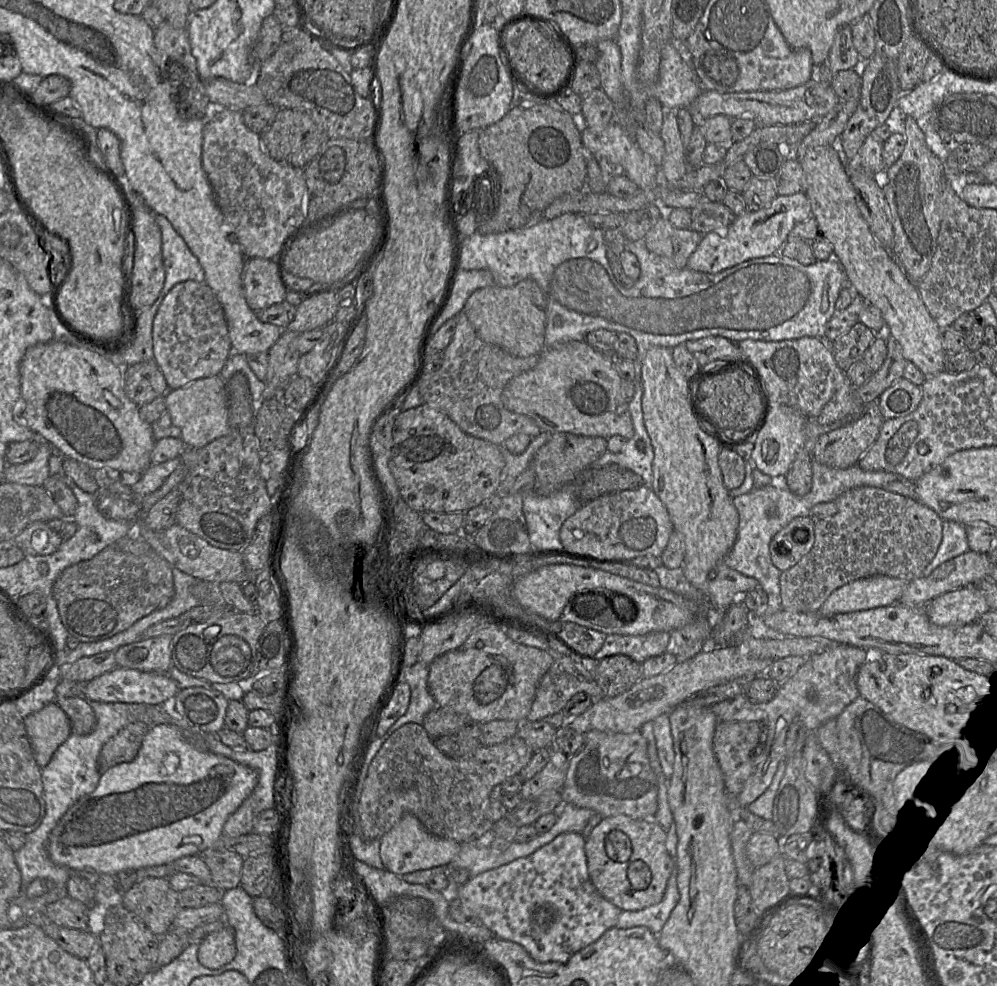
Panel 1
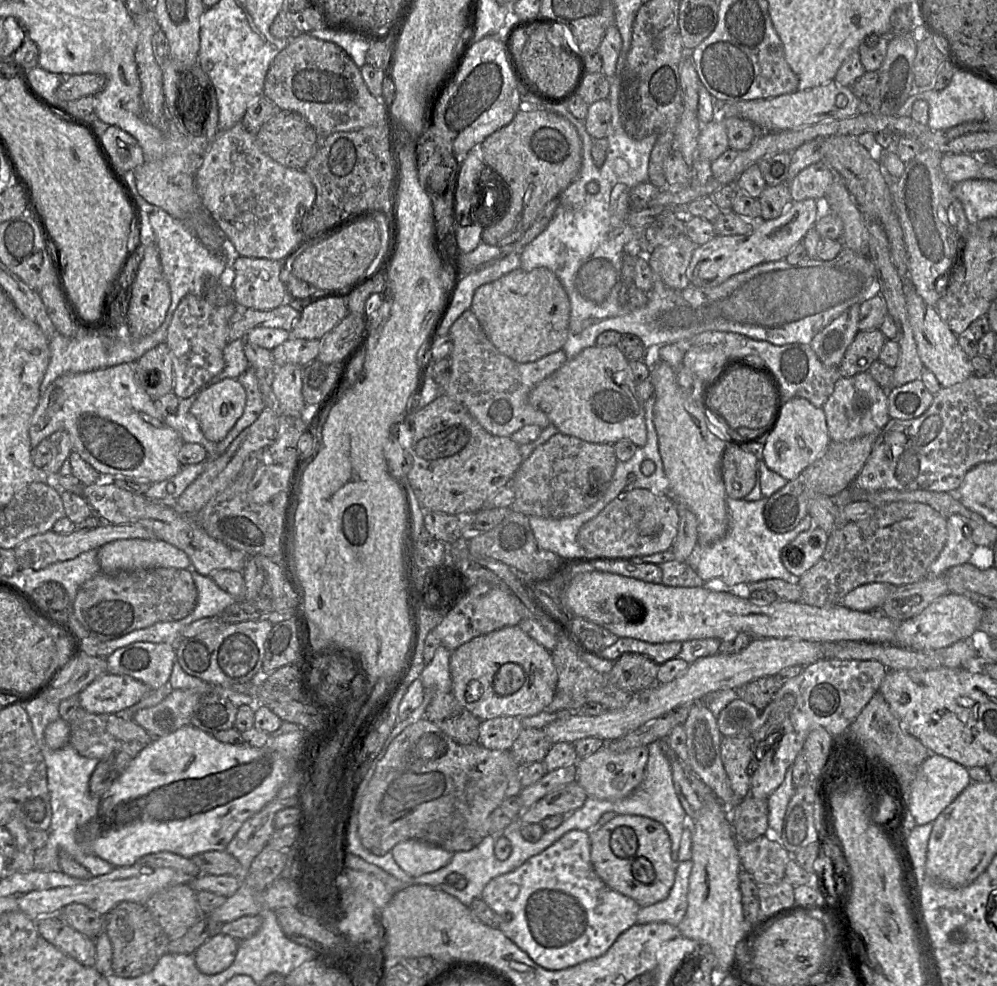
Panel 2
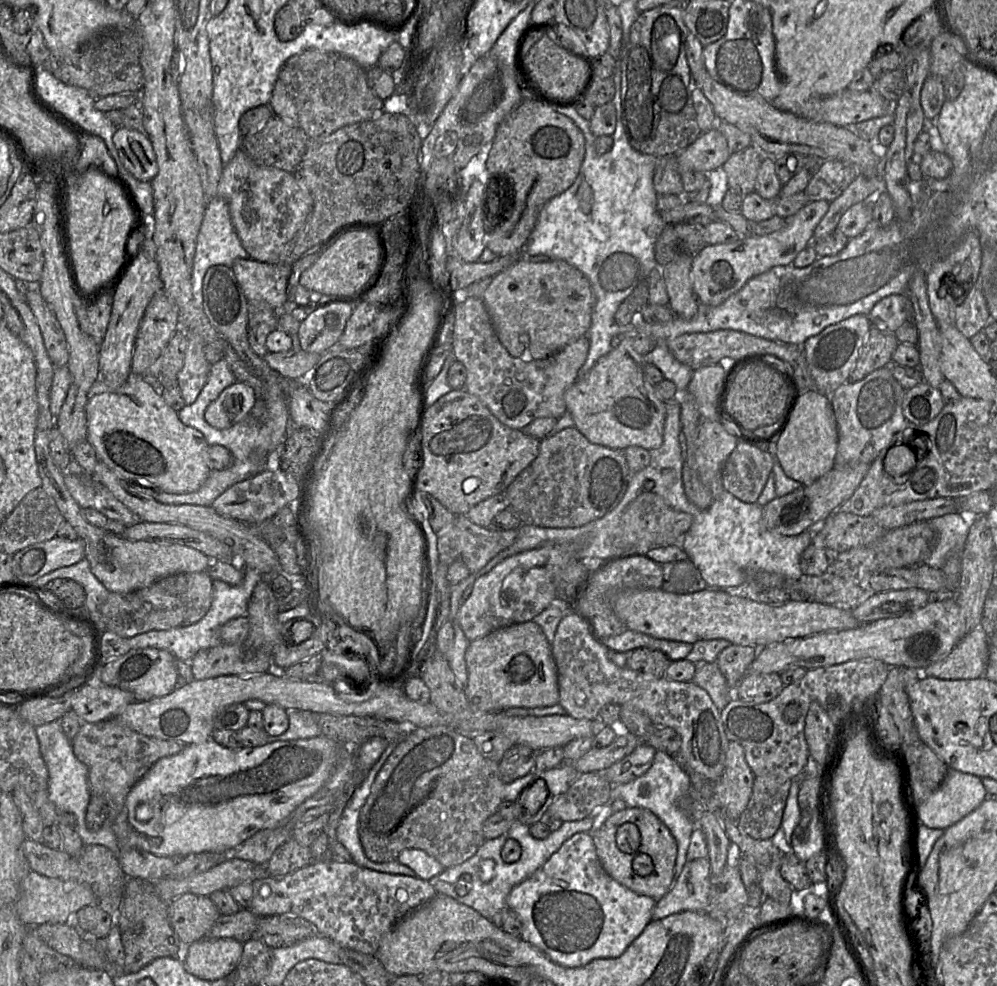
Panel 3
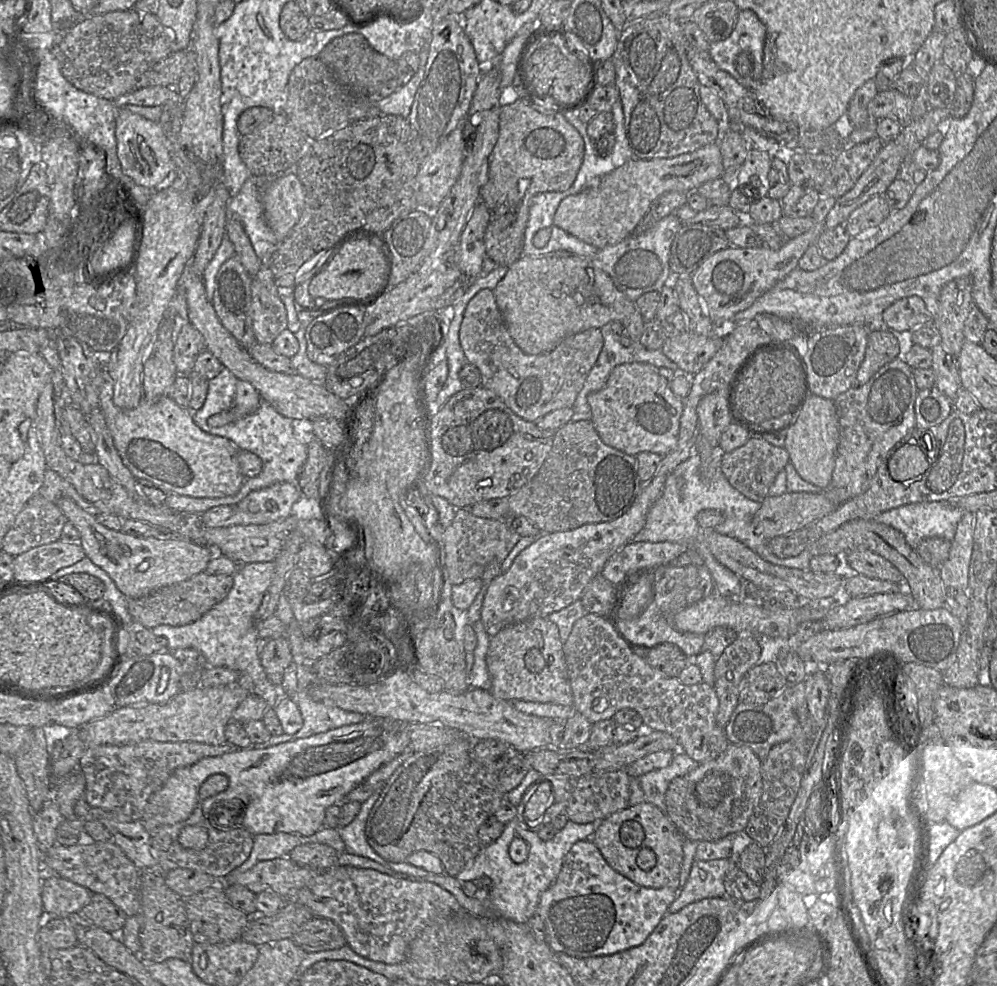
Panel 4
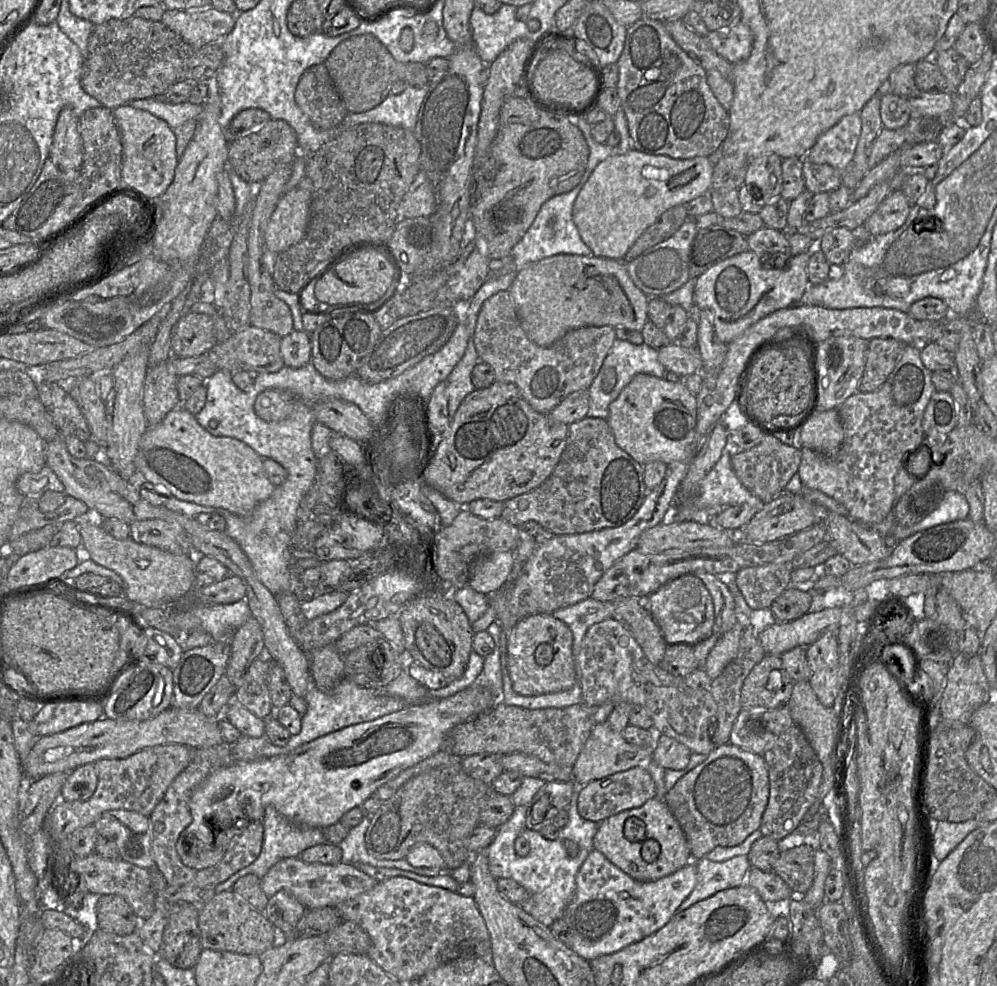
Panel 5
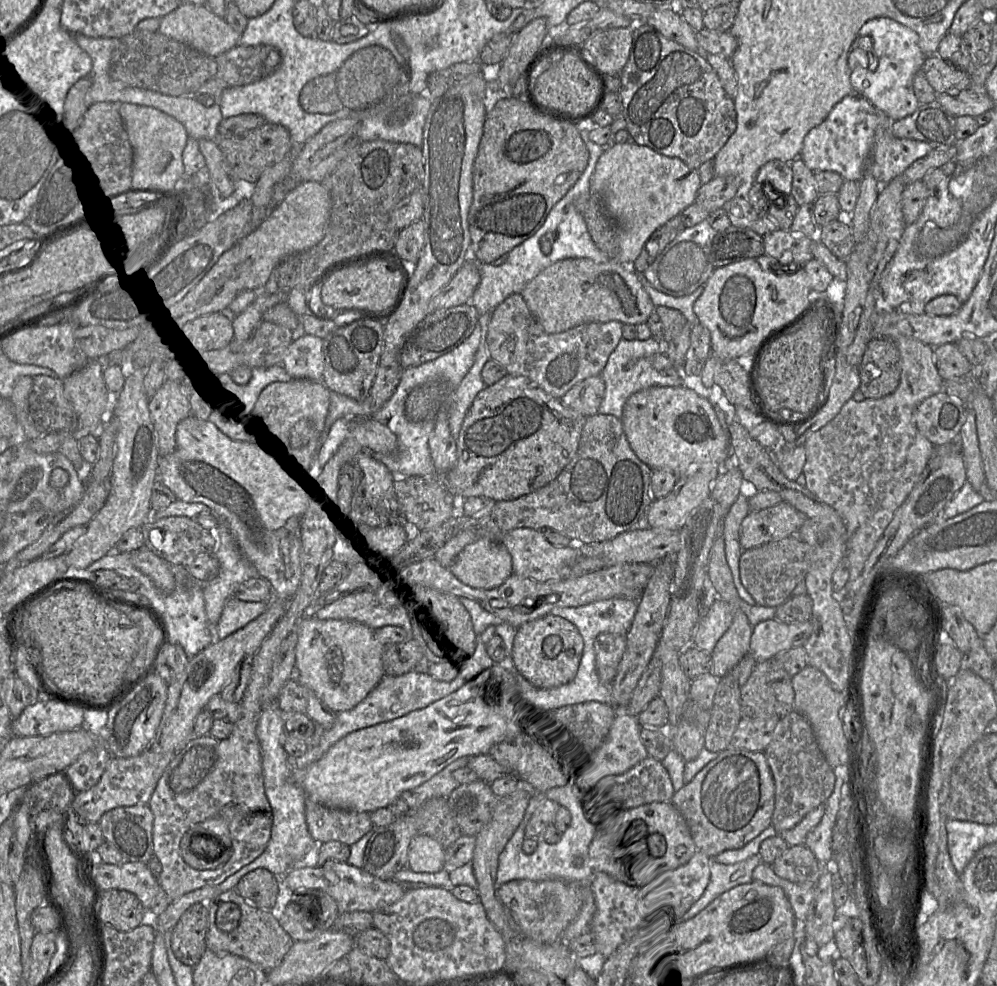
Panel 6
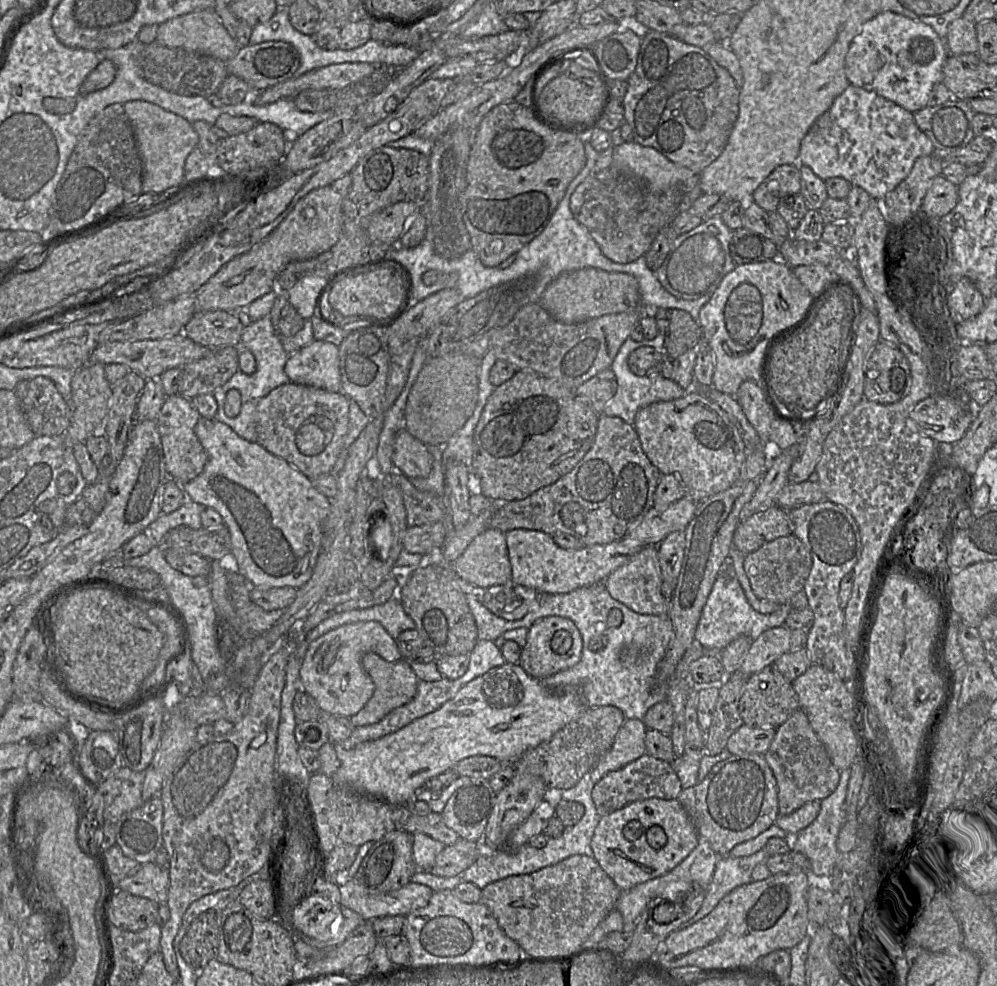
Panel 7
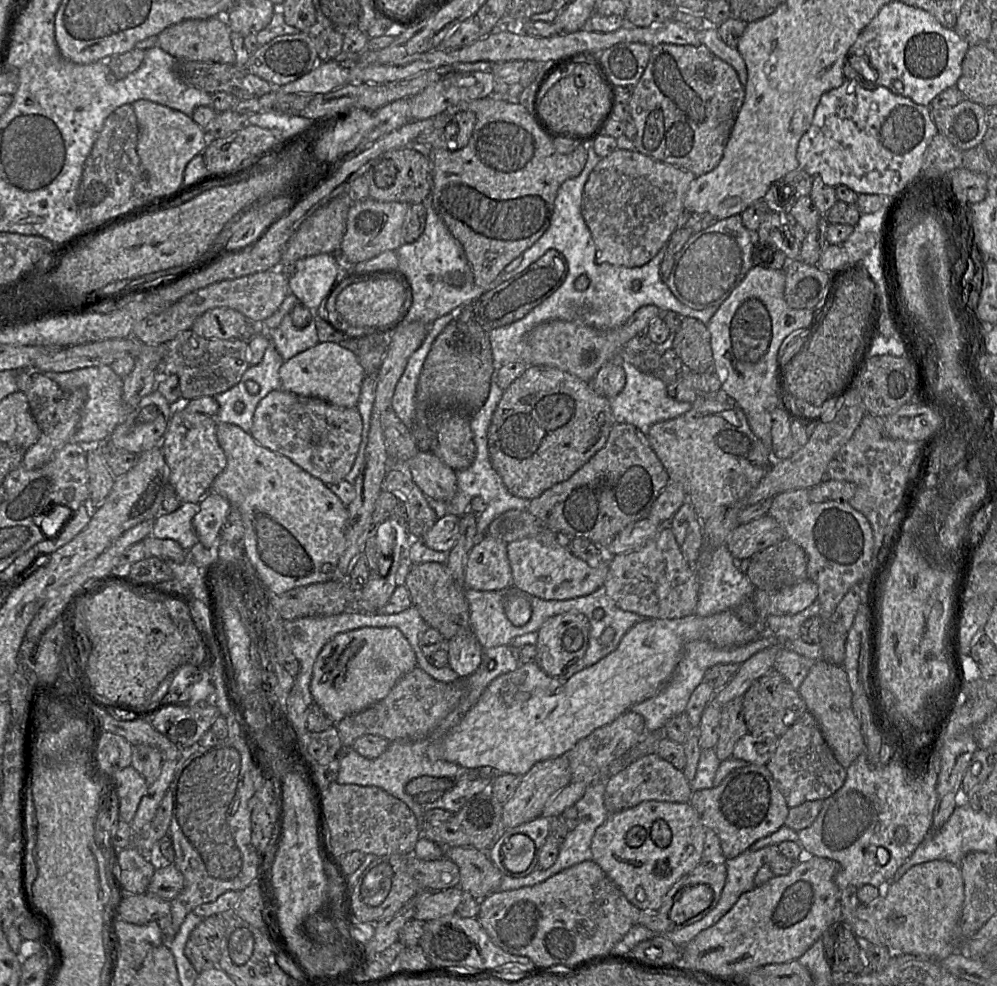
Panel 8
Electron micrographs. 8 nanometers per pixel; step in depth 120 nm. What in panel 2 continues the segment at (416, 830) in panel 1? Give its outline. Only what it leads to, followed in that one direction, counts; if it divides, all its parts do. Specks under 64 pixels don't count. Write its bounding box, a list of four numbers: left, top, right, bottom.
[391,839,453,877]

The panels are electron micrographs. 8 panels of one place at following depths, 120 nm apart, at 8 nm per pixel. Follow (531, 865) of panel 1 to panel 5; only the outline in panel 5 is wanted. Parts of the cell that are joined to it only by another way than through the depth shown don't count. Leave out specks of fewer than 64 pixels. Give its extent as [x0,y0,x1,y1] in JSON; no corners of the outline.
[560,849,697,961]

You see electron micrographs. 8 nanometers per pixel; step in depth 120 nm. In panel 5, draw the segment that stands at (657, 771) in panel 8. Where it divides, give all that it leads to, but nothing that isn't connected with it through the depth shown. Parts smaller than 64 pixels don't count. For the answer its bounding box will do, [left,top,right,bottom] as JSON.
[577,765,657,824]

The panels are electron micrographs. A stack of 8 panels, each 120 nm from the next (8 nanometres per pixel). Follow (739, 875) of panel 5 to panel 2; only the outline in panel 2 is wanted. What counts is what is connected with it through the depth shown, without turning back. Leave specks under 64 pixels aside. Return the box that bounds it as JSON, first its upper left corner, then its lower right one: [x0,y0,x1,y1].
[636,860,692,926]

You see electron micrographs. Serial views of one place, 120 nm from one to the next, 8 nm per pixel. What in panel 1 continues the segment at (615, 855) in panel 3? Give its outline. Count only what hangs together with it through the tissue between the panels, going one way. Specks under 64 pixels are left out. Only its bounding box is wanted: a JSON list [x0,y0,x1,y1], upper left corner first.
[585,815,675,911]

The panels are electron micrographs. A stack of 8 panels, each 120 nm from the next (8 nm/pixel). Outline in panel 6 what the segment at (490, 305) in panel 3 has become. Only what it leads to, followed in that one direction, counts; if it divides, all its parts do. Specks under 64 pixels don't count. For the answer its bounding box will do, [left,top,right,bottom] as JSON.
[520,260,655,334]

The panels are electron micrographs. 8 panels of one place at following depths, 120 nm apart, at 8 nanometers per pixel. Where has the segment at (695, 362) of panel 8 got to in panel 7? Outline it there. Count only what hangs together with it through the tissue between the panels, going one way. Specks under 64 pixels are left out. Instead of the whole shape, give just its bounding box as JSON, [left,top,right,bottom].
[665,309,704,359]

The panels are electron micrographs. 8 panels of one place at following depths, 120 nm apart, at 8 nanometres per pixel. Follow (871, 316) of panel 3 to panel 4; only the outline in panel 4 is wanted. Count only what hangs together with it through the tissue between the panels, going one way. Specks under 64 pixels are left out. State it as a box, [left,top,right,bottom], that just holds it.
[882,296,934,332]

